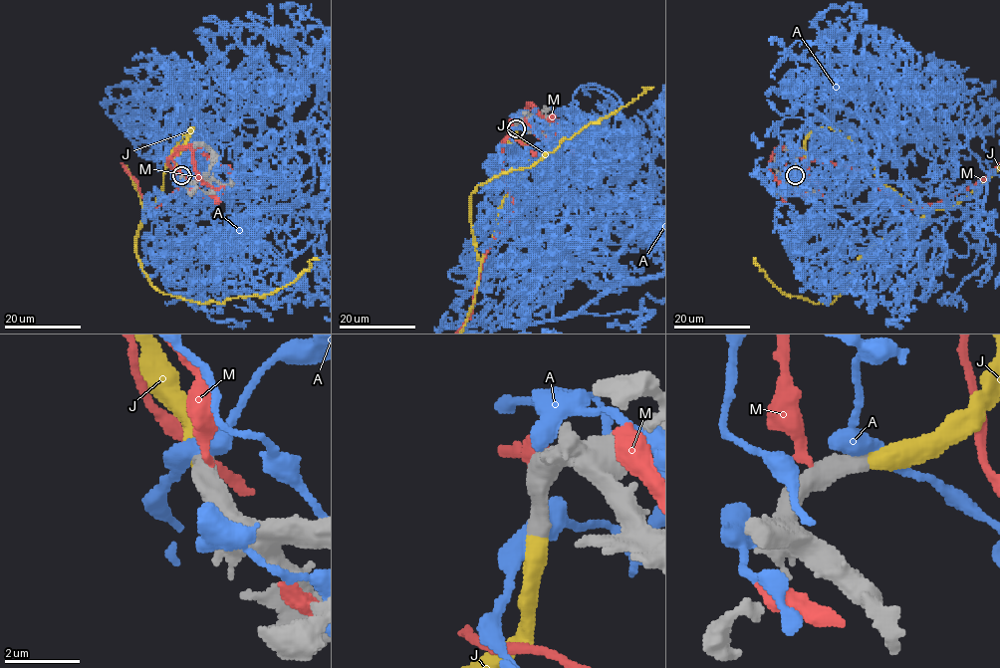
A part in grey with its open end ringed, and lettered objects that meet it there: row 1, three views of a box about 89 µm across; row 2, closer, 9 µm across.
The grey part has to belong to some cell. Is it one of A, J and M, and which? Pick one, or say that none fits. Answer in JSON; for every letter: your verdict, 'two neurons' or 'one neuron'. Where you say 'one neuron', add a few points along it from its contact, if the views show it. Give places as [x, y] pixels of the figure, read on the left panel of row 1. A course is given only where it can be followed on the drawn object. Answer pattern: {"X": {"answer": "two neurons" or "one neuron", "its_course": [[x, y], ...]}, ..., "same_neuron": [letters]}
{"A": {"answer": "two neurons"}, "J": {"answer": "one neuron"}, "M": {"answer": "two neurons"}, "same_neuron": ["J"]}

